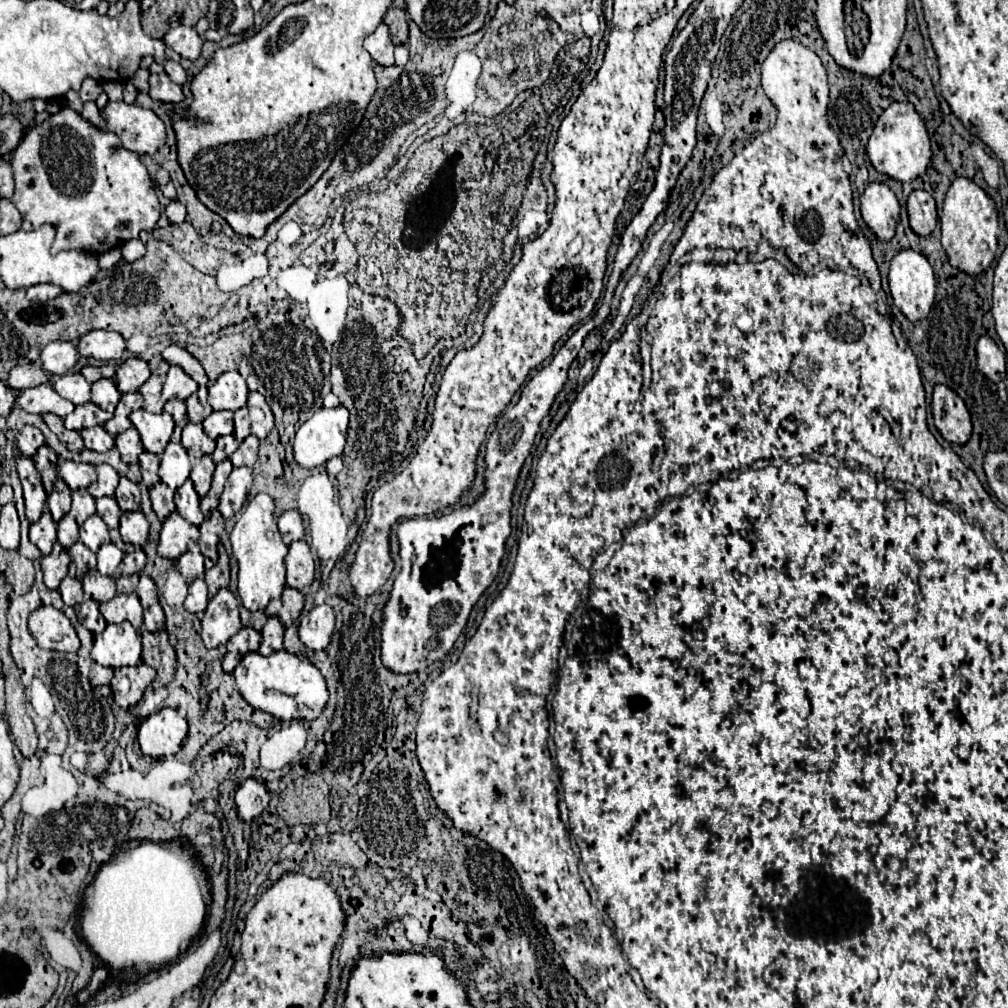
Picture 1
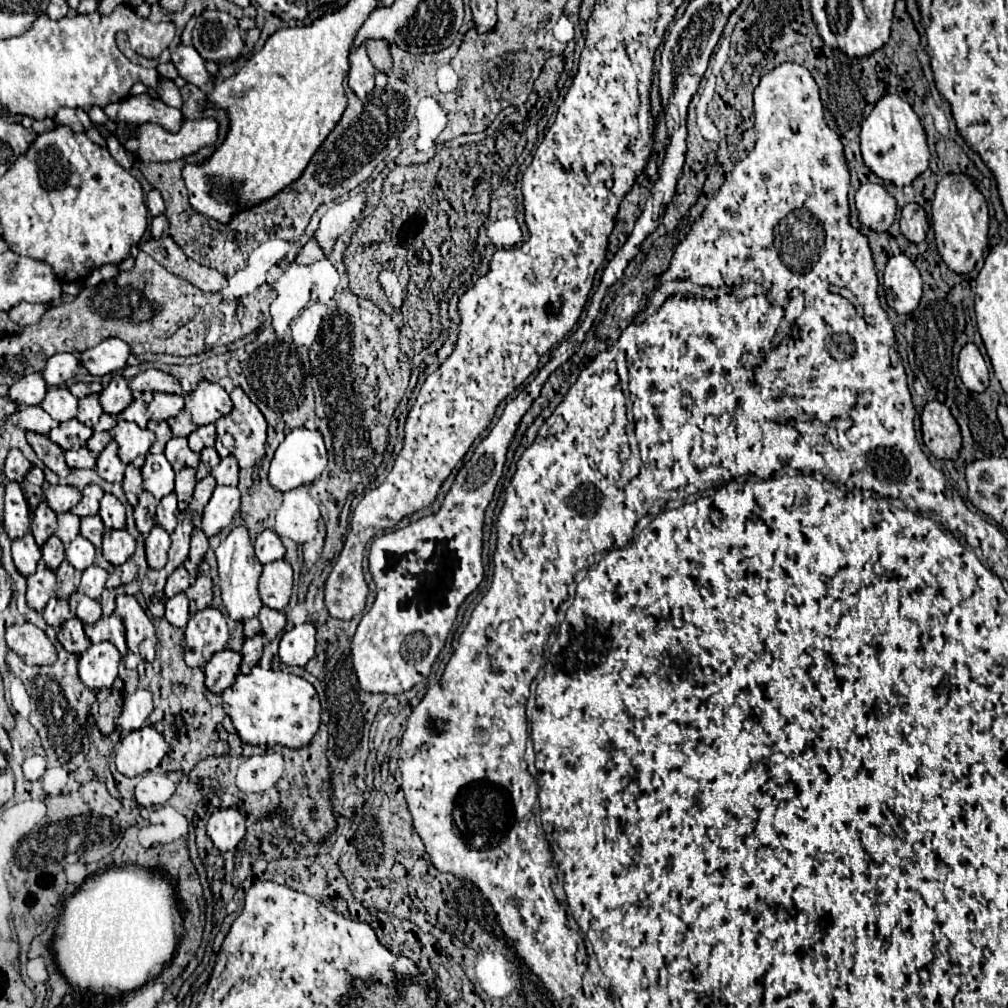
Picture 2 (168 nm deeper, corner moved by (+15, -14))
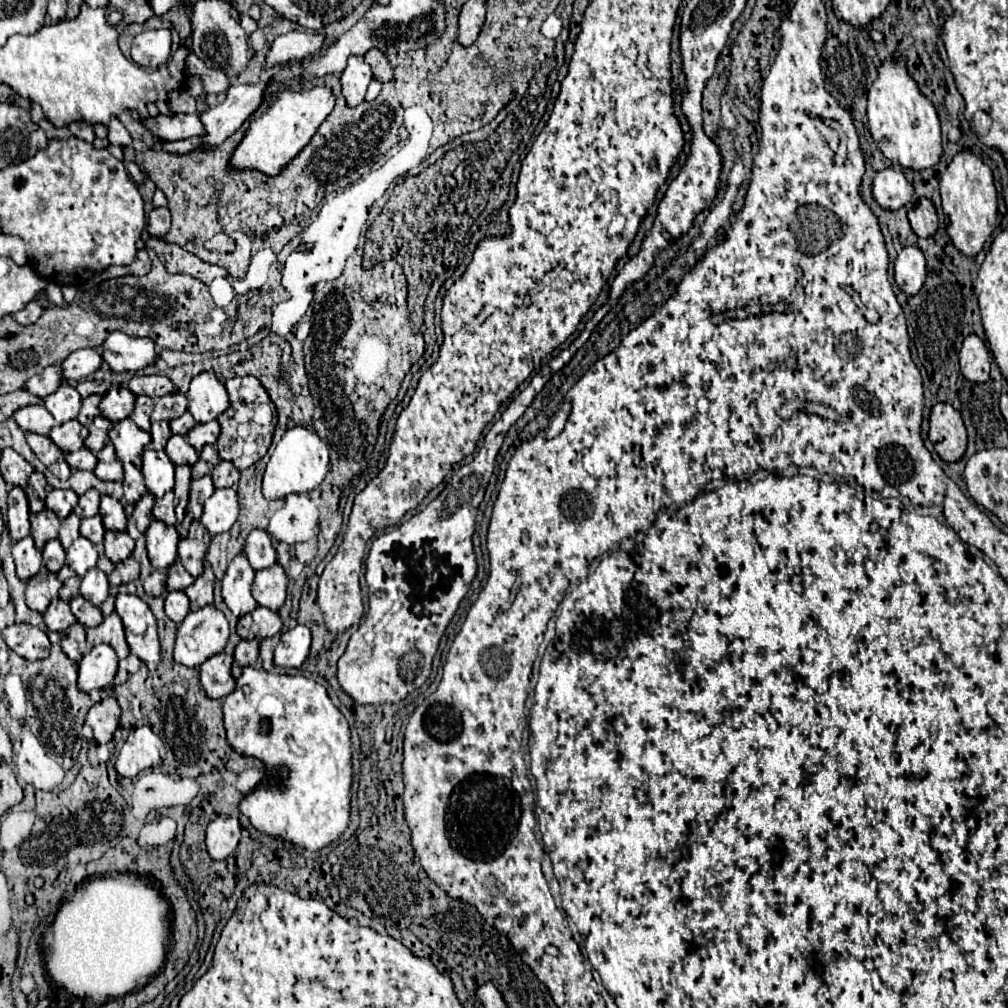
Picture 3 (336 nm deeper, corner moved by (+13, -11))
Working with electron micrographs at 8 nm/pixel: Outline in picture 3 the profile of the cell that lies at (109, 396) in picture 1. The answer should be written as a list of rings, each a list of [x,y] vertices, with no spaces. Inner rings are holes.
[[[89,395],[83,399],[83,405],[77,417],[81,425],[89,425],[99,415],[99,401],[101,401],[101,395]]]

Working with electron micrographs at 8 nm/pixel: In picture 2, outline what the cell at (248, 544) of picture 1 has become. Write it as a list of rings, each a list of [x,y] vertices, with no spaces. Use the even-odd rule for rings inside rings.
[[[235,526],[229,532],[229,536],[223,538],[221,544],[215,548],[215,556],[217,556],[217,564],[219,564],[221,596],[223,596],[223,604],[229,612],[229,616],[233,620],[249,620],[249,618],[257,616],[259,610],[263,608],[263,602],[261,602],[261,596],[257,590],[257,582],[259,582],[263,564],[257,562],[249,530],[245,526]]]

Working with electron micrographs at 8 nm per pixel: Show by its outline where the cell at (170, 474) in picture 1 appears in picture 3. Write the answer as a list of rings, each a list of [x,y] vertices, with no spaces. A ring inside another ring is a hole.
[[[147,449],[143,453],[143,477],[147,489],[155,497],[163,497],[167,491],[173,489],[173,463],[169,461],[165,451],[153,451]]]

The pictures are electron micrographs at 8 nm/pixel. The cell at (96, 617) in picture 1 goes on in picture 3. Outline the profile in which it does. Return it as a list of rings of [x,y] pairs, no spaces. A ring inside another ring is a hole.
[[[75,623],[61,633],[61,649],[73,661],[79,661],[87,653],[85,627],[81,623]]]

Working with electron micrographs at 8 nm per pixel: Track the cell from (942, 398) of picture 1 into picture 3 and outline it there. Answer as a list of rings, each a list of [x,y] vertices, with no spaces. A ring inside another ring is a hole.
[[[937,403],[931,409],[929,439],[943,461],[959,461],[967,447],[967,431],[961,415],[947,403]]]

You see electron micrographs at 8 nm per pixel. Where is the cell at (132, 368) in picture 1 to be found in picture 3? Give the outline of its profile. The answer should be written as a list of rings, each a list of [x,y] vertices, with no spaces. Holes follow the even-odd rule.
[[[113,385],[103,395],[99,409],[101,415],[107,417],[111,423],[119,423],[131,415],[133,405],[135,405],[135,395],[125,385]]]

